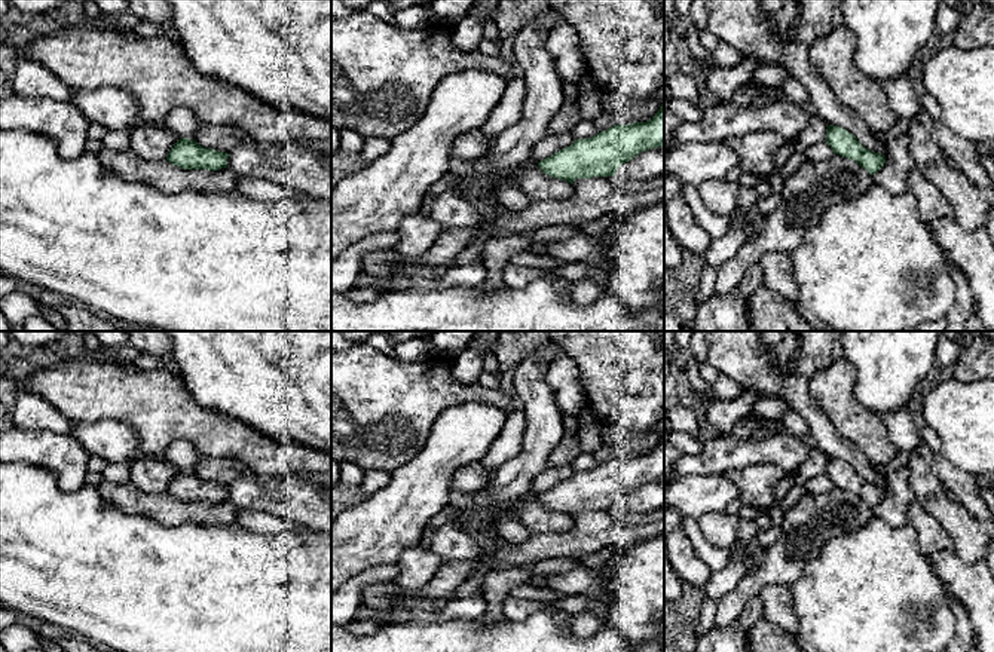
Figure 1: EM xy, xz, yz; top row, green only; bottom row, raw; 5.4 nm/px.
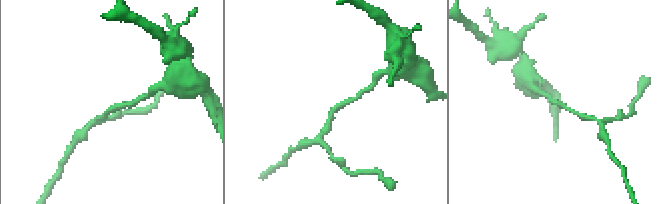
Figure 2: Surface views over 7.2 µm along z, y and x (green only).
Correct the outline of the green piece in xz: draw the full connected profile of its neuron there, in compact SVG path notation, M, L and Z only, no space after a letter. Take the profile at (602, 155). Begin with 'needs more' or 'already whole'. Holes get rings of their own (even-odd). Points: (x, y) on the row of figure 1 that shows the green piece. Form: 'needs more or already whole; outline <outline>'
already whole; outline M664 104L646 122L614 125L591 138L575 140L538 166L550 177L574 184L578 178L612 177L623 163L657 147L664 147Z

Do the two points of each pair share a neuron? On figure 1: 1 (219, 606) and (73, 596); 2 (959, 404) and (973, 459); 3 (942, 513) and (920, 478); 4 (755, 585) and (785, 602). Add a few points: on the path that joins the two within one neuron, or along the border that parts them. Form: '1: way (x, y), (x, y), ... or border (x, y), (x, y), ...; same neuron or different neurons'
1: way (183, 597), (109, 596); same neuron
2: way (969, 418), (973, 422), (973, 446); same neuron
3: way (938, 504), (927, 487); same neuron
4: border (782, 584), (788, 587); different neurons

